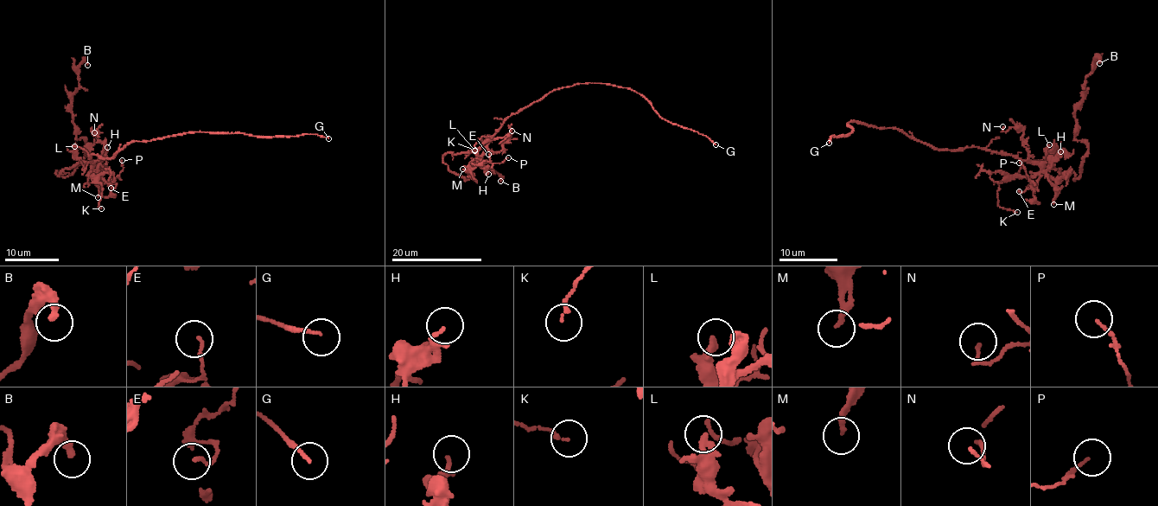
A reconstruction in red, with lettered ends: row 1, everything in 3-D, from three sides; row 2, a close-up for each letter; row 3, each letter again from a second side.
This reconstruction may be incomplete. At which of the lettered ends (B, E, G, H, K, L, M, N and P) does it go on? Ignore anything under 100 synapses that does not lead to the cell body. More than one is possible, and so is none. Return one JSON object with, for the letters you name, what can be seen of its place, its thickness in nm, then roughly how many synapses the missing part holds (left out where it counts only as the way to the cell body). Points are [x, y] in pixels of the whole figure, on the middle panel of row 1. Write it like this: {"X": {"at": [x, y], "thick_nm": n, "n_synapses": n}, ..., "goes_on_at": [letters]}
{"G": {"at": [715, 144], "thick_nm": 100}, "goes_on_at": ["G"]}

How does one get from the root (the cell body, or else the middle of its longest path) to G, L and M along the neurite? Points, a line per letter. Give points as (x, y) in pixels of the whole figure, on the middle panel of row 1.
G: (519, 109), (551, 92), (568, 86), (588, 82), (613, 85), (642, 94), (663, 118), (706, 135), (715, 144)
L: (519, 109), (506, 119), (492, 140), (474, 150)
M: (519, 109), (504, 122), (475, 166), (469, 170), (462, 169)

